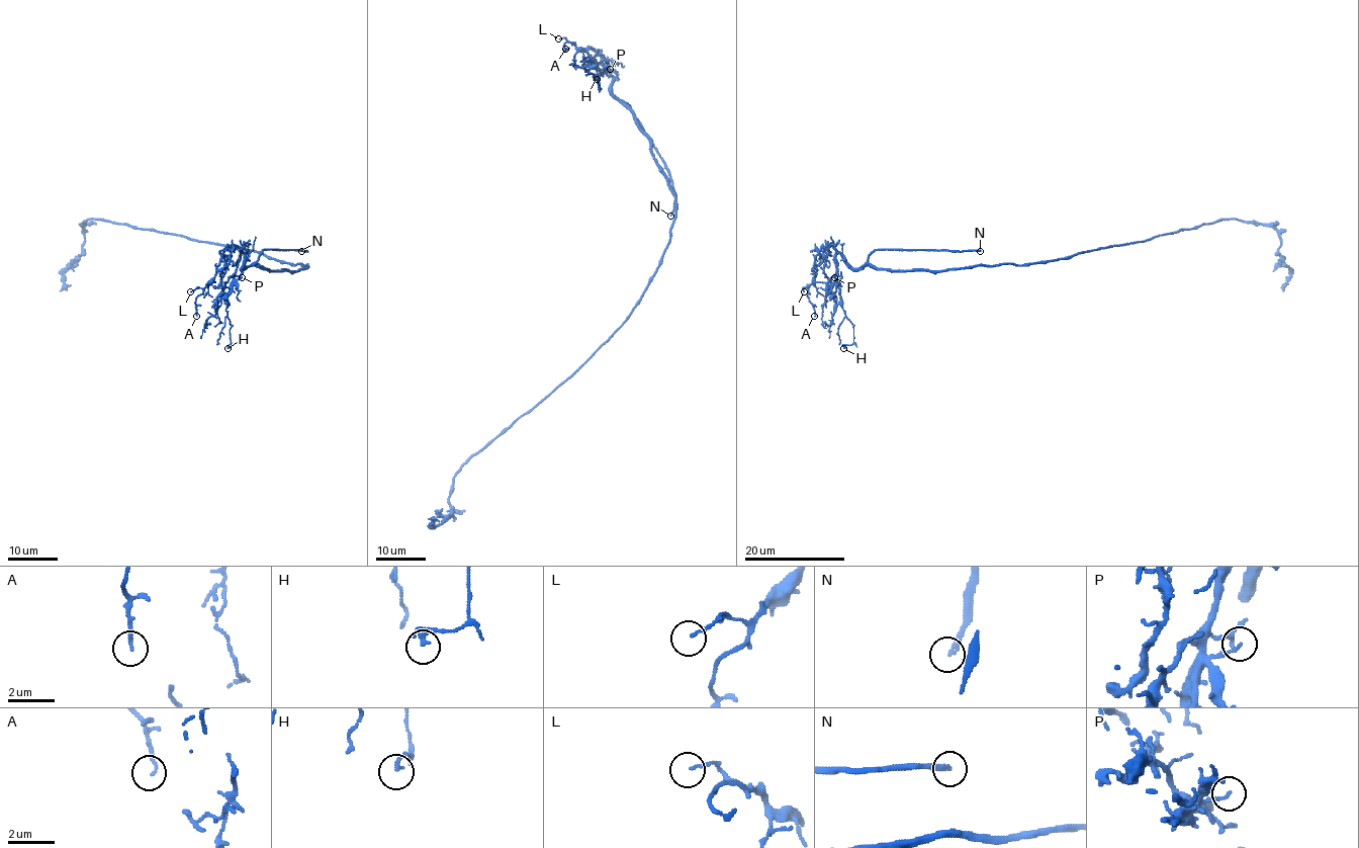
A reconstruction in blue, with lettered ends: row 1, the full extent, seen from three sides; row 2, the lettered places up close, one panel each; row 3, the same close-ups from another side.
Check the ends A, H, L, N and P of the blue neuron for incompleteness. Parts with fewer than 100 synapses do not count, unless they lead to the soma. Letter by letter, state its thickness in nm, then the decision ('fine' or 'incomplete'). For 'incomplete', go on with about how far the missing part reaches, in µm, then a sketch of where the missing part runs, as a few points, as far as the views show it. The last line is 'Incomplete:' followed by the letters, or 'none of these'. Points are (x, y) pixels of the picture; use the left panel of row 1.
A: 120 nm thick; fine
H: 130 nm thick; fine
L: 110 nm thick; fine
N: 220 nm thick; incomplete; about 110 µm are missing; missing branch runs (301, 251), (107, 206), (101, 216), (90, 219), (83, 201), (89, 241), (96, 248)
P: 100 nm thick; fine
Incomplete: N

